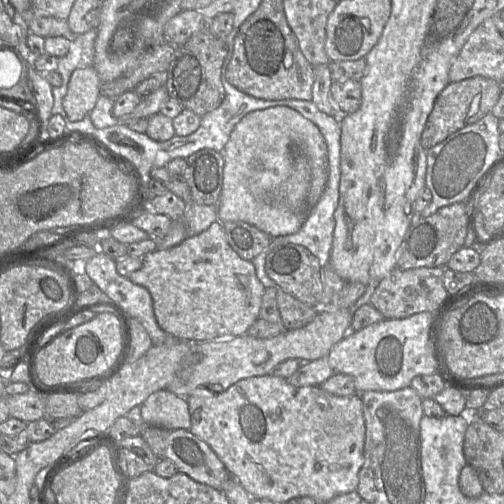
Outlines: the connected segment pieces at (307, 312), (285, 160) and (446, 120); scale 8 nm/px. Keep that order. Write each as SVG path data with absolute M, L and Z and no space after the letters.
M278 290L276 298L282 323L287 330L306 326L319 313L315 307L300 302L282 290Z
M275 106L246 114L235 125L222 150L224 169L222 190L216 205L218 221L246 222L272 238L299 231L306 215L284 204L282 190L278 188L291 175L293 150L297 148L308 156L309 161L322 161L321 168L328 169L324 137L319 128L298 111L287 106Z
M480 76L449 83L435 100L421 134L421 146L428 150L456 131L482 119L491 113L502 92L502 83Z

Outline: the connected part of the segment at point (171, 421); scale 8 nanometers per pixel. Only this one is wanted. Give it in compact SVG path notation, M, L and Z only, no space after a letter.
M167 389L152 393L141 405L140 412L147 425L190 430L191 418L187 398L181 398Z

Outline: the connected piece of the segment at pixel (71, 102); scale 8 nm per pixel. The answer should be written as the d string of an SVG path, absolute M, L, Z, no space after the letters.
M93 67L77 68L72 73L63 108L70 120L80 121L95 107L102 81Z

